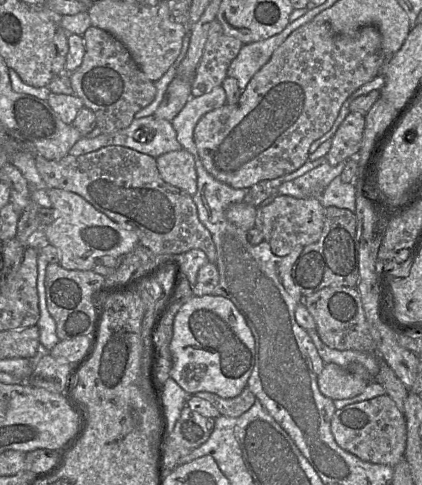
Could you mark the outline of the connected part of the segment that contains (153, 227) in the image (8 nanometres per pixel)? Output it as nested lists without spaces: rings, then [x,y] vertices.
[[[111,145],[80,156],[68,154],[60,160],[47,160],[36,155],[35,163],[47,188],[80,195],[110,219],[134,230],[139,244],[153,253],[180,255],[200,249],[209,262],[216,264],[215,244],[211,233],[199,220],[192,196],[162,179],[156,158]]]

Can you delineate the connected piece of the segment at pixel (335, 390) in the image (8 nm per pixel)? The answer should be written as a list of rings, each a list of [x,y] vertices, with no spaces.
[[[328,363],[318,376],[318,387],[321,393],[332,399],[347,399],[359,395],[368,382],[351,373],[346,367]]]

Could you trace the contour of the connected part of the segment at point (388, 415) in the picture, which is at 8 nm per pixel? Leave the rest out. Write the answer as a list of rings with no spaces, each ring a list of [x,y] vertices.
[[[384,394],[336,410],[331,431],[337,444],[363,461],[395,467],[406,447],[406,421],[392,398]]]

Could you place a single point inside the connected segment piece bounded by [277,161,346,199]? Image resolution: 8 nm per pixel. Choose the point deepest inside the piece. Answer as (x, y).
(311, 184)

